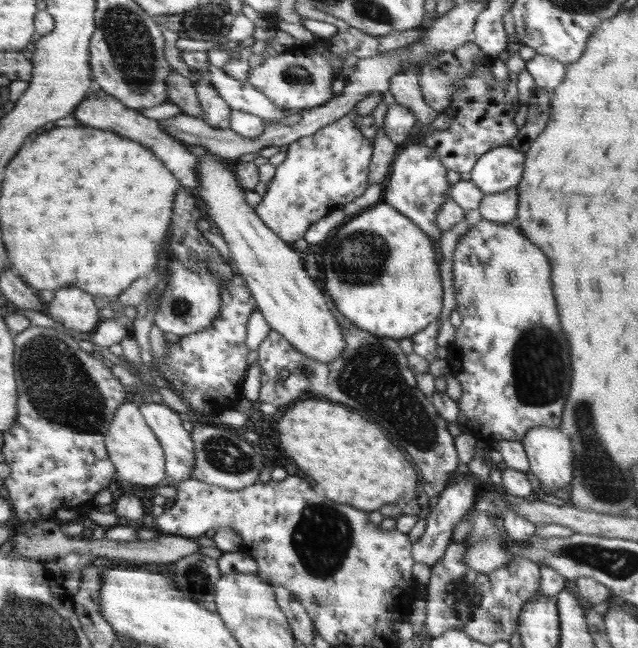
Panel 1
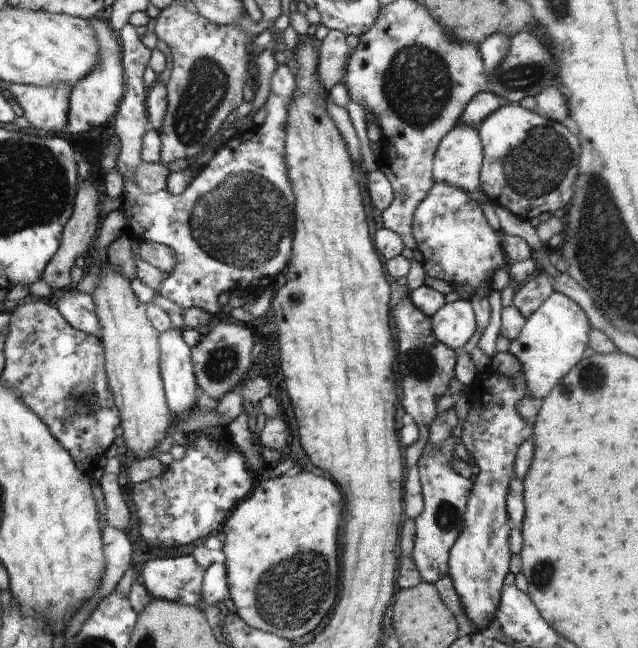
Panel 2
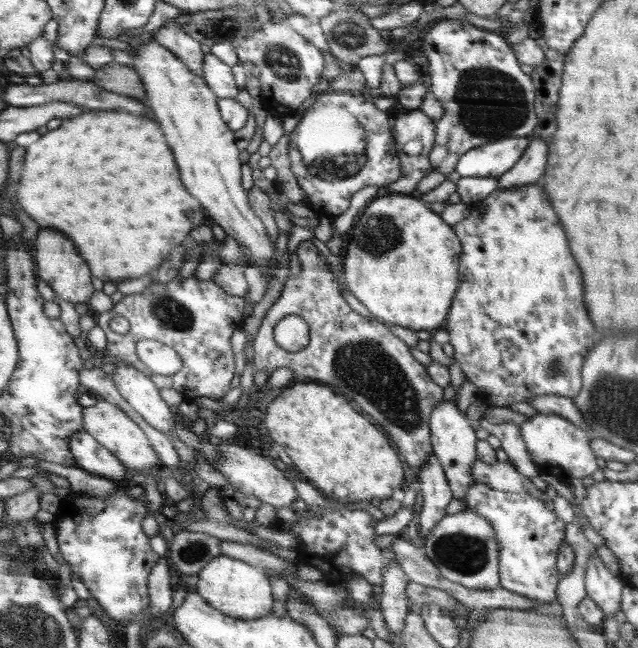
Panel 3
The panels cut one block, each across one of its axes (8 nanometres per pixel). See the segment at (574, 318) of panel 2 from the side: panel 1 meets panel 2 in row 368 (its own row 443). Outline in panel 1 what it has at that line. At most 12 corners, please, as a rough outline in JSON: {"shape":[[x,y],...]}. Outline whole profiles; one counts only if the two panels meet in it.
{"shape":[[535,426],[521,444],[546,495],[575,477],[575,448],[559,427]]}

